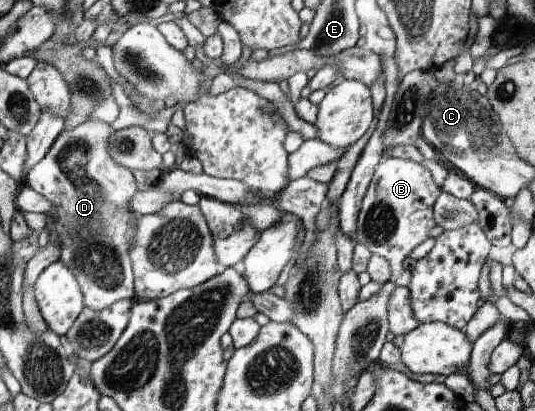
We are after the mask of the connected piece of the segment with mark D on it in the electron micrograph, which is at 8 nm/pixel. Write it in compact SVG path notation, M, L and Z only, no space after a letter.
M87 120L72 130L64 130L24 177L24 182L52 205L46 220L49 241L60 246L58 261L67 264L75 273L83 291L84 304L96 312L106 310L119 300L135 298L135 271L131 264L131 247L136 244L138 216L132 212L131 204L139 191L132 170L124 168L108 154L108 140L112 140L114 135L110 123L104 120Z

